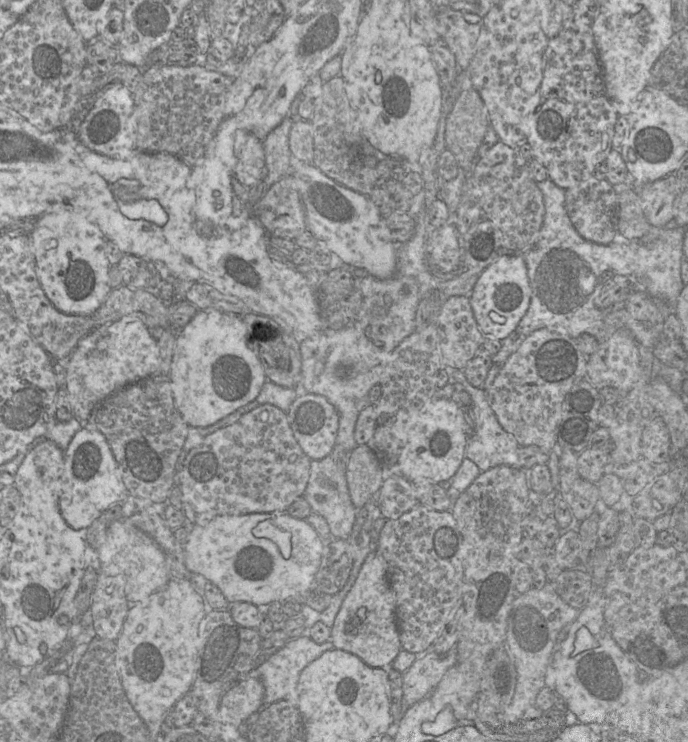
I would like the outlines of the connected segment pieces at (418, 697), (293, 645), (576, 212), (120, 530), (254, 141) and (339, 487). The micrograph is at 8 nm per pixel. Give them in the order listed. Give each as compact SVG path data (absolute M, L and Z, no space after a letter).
M455 649L445 653L428 651L402 674L401 718L414 704L428 697L443 675L457 665Z
M302 635L289 639L281 649L269 656L254 670L253 676L259 678L264 685L264 705L286 700L293 706L298 707L297 685L301 671L322 653L333 648L334 645L330 640L322 644L317 644L310 637Z
M594 175L579 185L565 191L566 208L569 218L578 233L591 242L608 245L619 239L617 231L617 194L607 179L597 179Z
M123 519L109 524L107 538L97 552L100 561L98 572L107 576L123 575L124 592L128 601L145 601L170 580L163 550L148 534Z
M246 131L237 132L234 151L236 154L234 177L245 187L254 187L265 175L263 140Z
M331 455L320 460L310 461L310 475L303 497L312 511L321 515L331 531L332 538L347 539L352 531L357 509L354 507L347 487L346 470L342 470Z

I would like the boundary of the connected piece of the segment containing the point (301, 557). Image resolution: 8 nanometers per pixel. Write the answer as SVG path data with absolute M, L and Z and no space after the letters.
M287 512L216 516L204 524L192 526L183 548L188 571L201 574L216 585L229 604L249 602L259 606L284 601L289 597L303 597L303 604L319 613L329 604L321 595L324 593L314 591L315 575L322 560L324 545L316 530L306 520L294 518Z

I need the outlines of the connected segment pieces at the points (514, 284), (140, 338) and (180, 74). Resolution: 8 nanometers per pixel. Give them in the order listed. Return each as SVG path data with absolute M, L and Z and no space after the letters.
M509 253L501 255L482 271L468 297L475 321L484 337L502 341L516 329L525 315L530 296L526 263L520 254Z
M127 316L95 327L78 342L66 361L65 388L69 395L69 403L74 417L86 423L101 401L117 390L156 373L159 365L160 355L157 341L151 336L150 329L139 318Z
M199 65L147 66L132 93L136 110L135 147L172 154L190 167L203 156L224 115L233 78Z

